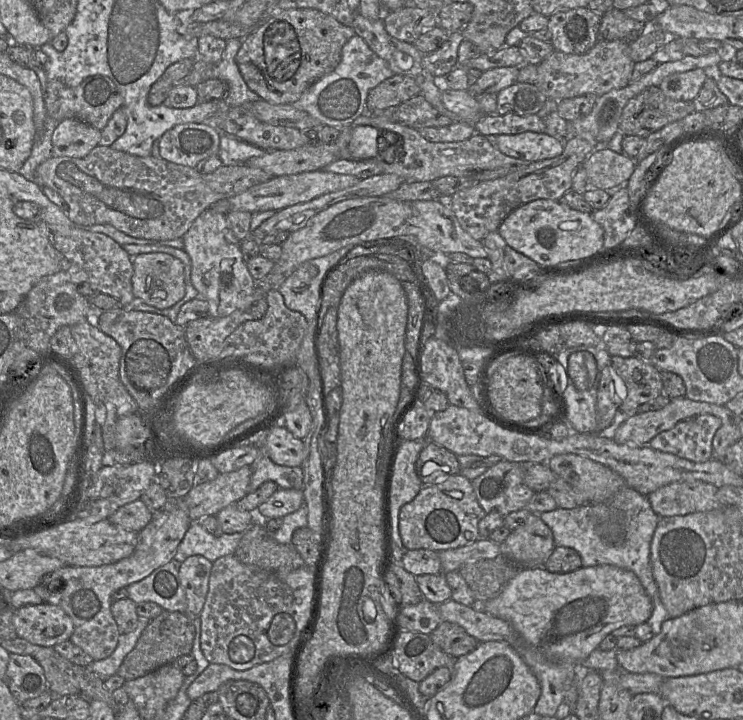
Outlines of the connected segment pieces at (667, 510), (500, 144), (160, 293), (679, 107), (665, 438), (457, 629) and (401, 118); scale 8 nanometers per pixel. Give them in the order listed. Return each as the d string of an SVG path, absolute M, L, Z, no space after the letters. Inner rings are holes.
M678 481L646 495L660 517L705 512L722 507L717 499L718 487L703 481Z
M523 132L514 135L488 135L489 142L506 156L535 162L559 156L563 145L546 133Z
M166 253L138 254L131 282L134 297L158 309L170 308L185 295L184 265Z
M651 86L628 101L622 112L619 131L625 136L646 138L692 112L693 101L672 100L664 95L659 86Z
M716 416L690 417L659 433L648 445L661 452L694 462L704 462L713 457L712 440L721 425L721 420Z
M442 621L429 635L437 646L454 659L472 652L479 644L463 627L447 621Z
M421 94L393 109L393 120L417 130L445 127L452 123L450 118L439 113Z

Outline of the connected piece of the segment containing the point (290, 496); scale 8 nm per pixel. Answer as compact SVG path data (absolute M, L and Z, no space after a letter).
M279 488L266 501L257 507L257 516L265 518L283 518L304 504L302 490Z

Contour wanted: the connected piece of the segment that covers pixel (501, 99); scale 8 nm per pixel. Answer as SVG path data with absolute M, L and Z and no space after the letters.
M515 82L497 94L496 113L521 116L537 114L547 99L535 84Z

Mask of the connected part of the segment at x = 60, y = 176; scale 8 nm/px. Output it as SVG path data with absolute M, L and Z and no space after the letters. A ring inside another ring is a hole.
M100 145L83 158L50 157L35 170L35 182L61 196L68 206L68 217L76 226L107 224L134 238L151 240L183 238L194 220L214 203L266 182L272 177L264 170L246 164L222 165L210 174L202 174L195 168L152 155L139 157Z

